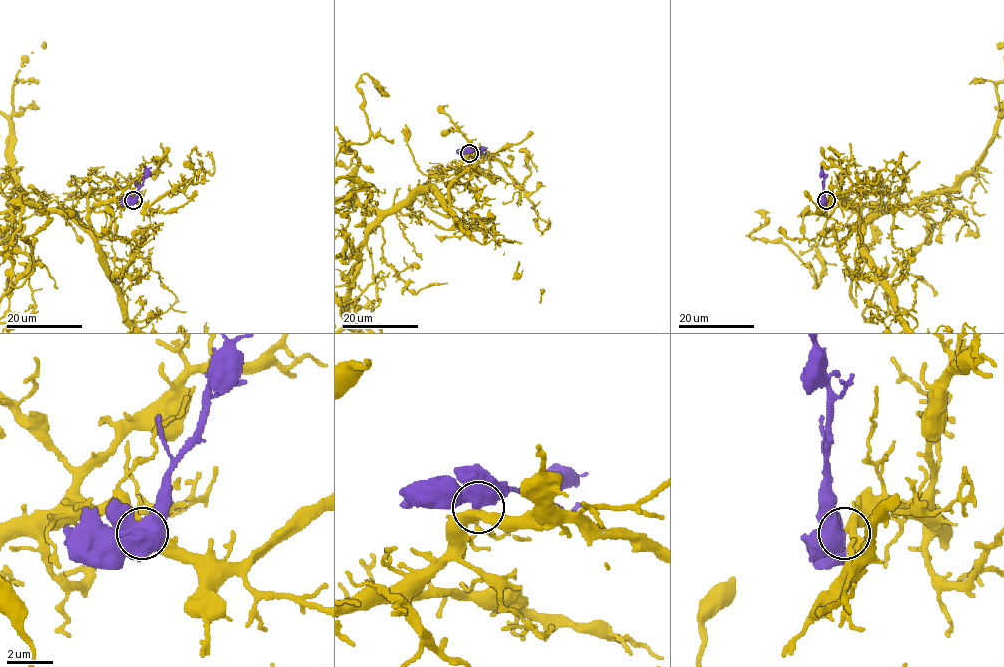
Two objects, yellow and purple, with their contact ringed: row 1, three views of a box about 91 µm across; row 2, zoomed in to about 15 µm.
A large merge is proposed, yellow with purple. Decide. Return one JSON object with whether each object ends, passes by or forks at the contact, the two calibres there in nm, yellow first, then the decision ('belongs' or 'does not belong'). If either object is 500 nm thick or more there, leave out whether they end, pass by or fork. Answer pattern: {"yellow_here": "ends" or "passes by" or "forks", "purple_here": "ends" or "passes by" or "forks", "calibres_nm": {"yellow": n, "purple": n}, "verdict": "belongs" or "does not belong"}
{"calibres_nm": {"yellow": 440, "purple": 850}, "verdict": "belongs"}

